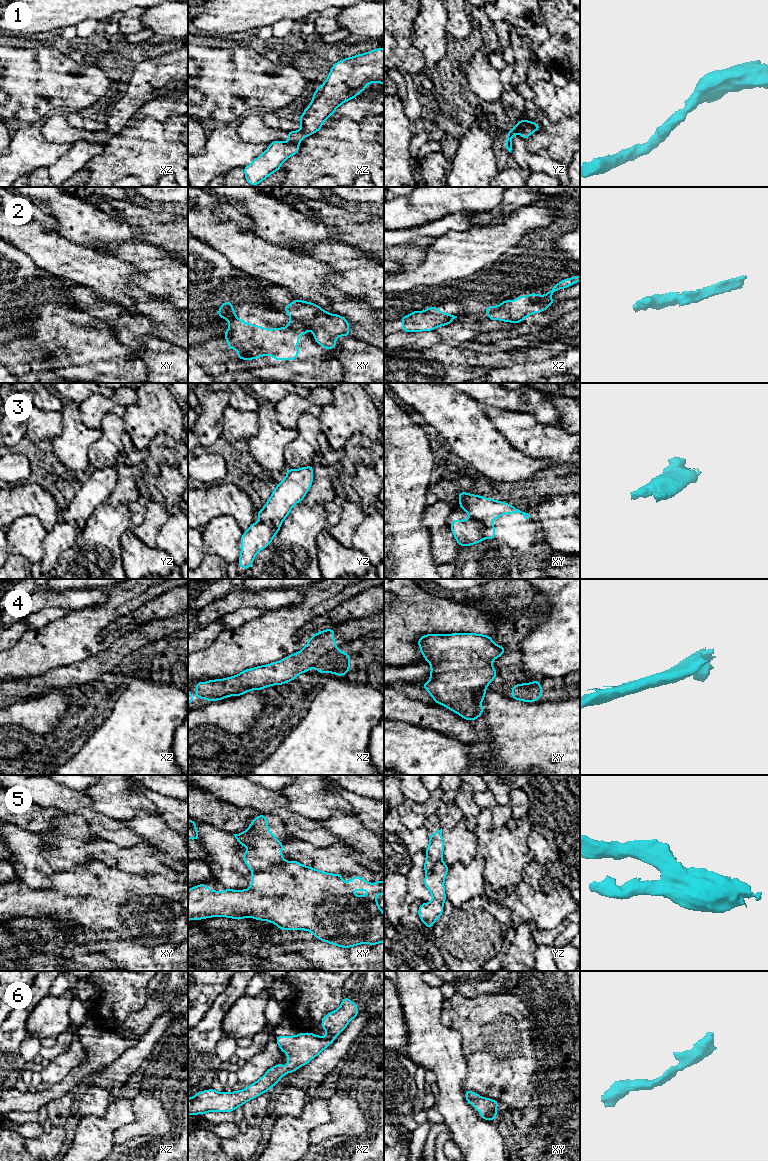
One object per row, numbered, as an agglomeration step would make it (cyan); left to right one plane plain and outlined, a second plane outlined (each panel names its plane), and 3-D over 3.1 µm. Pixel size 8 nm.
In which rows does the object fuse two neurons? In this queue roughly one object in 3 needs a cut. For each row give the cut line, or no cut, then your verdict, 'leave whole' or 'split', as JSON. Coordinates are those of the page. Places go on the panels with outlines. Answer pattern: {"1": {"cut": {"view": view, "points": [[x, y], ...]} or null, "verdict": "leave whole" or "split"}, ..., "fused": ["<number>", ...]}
{"1": {"cut": null, "verdict": "leave whole"}, "2": {"cut": {"view": "xy", "points": [[290, 318], [300, 321], [306, 327]]}, "verdict": "split"}, "3": {"cut": {"view": "xy", "points": [[471, 517], [480, 524], [487, 537]]}, "verdict": "split"}, "4": {"cut": null, "verdict": "leave whole"}, "5": {"cut": {"view": "xy", "points": [[284, 860], [271, 865], [267, 869], [254, 870], [252, 872]]}, "verdict": "split"}, "6": {"cut": null, "verdict": "leave whole"}, "fused": ["2", "3", "5"]}

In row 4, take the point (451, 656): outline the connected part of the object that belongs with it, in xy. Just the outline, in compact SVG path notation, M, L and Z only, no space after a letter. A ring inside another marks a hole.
M474 633L428 634L419 638L418 646L424 659L431 665L430 680L421 686L428 691L434 702L445 706L469 721L480 717L484 709L480 704L487 692L486 687L497 675L491 663L500 657L506 649L493 643L491 636Z

